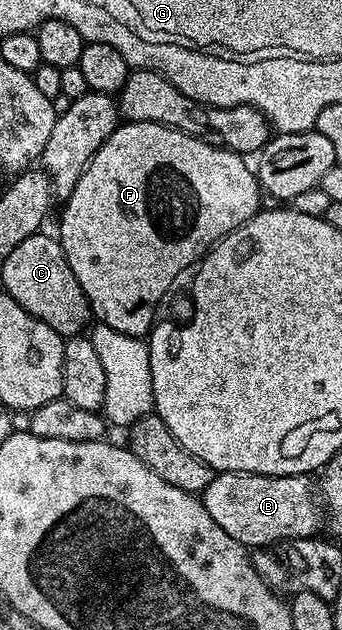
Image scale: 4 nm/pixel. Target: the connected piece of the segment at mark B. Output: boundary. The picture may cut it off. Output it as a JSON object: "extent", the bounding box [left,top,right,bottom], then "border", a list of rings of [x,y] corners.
{"extent":[202,472,322,550],"border":[[[221,472],[202,494],[206,514],[249,550],[264,550],[268,544],[316,536],[322,528],[322,501],[311,475],[254,476],[250,472]]]}

